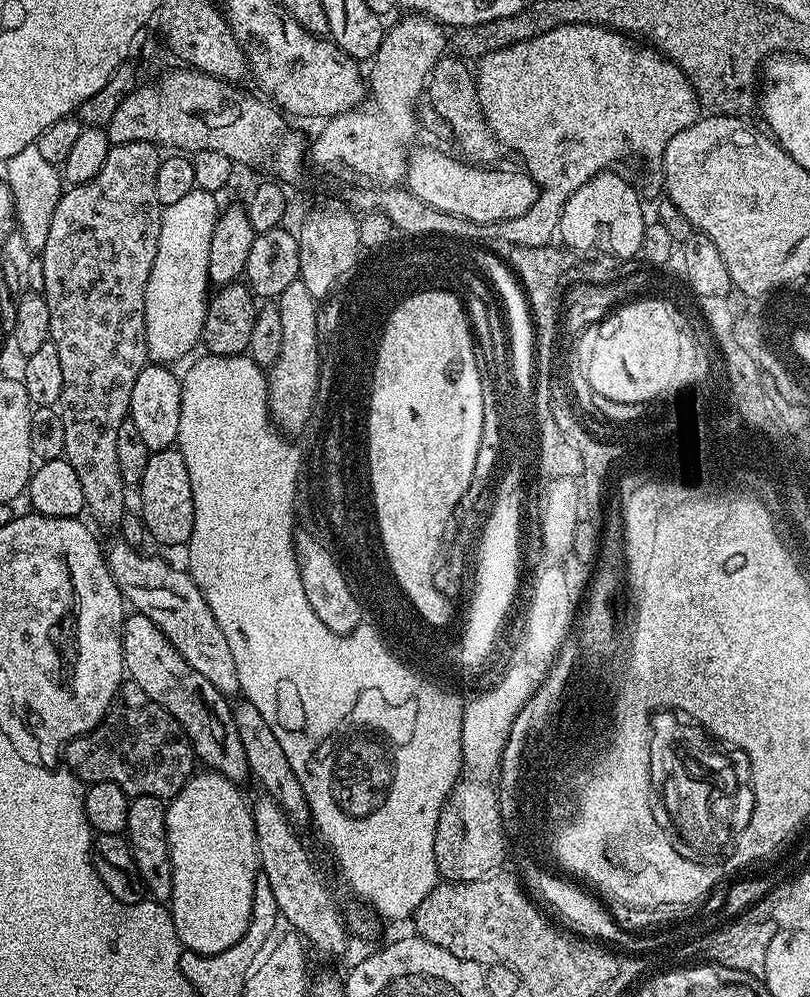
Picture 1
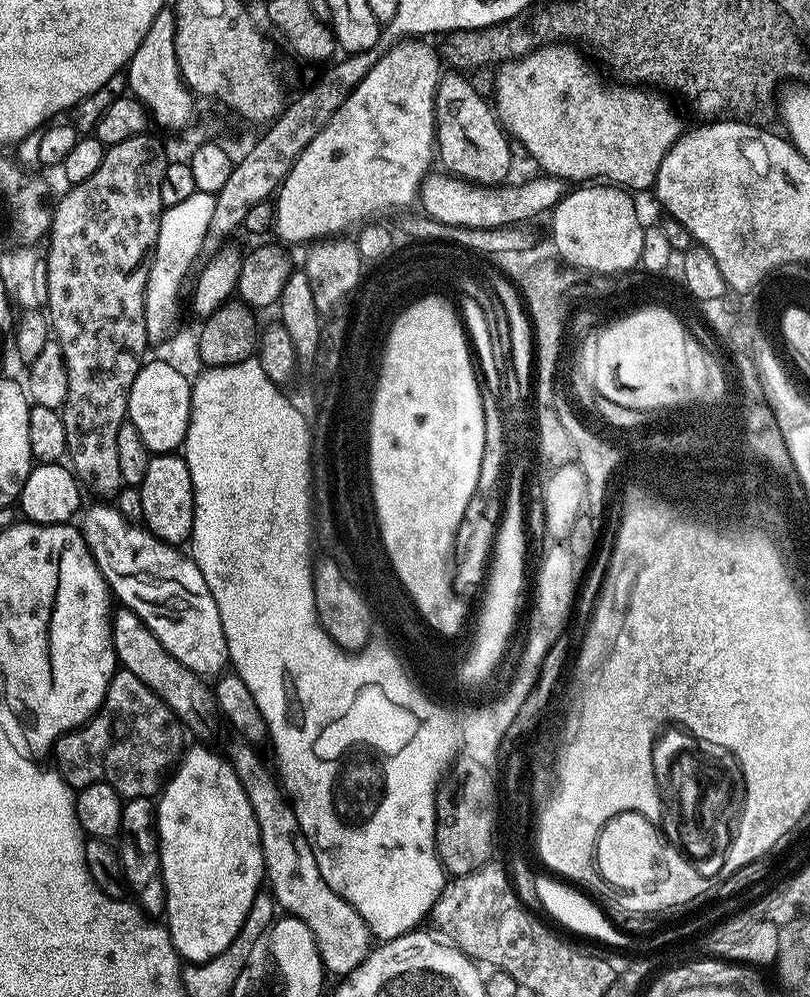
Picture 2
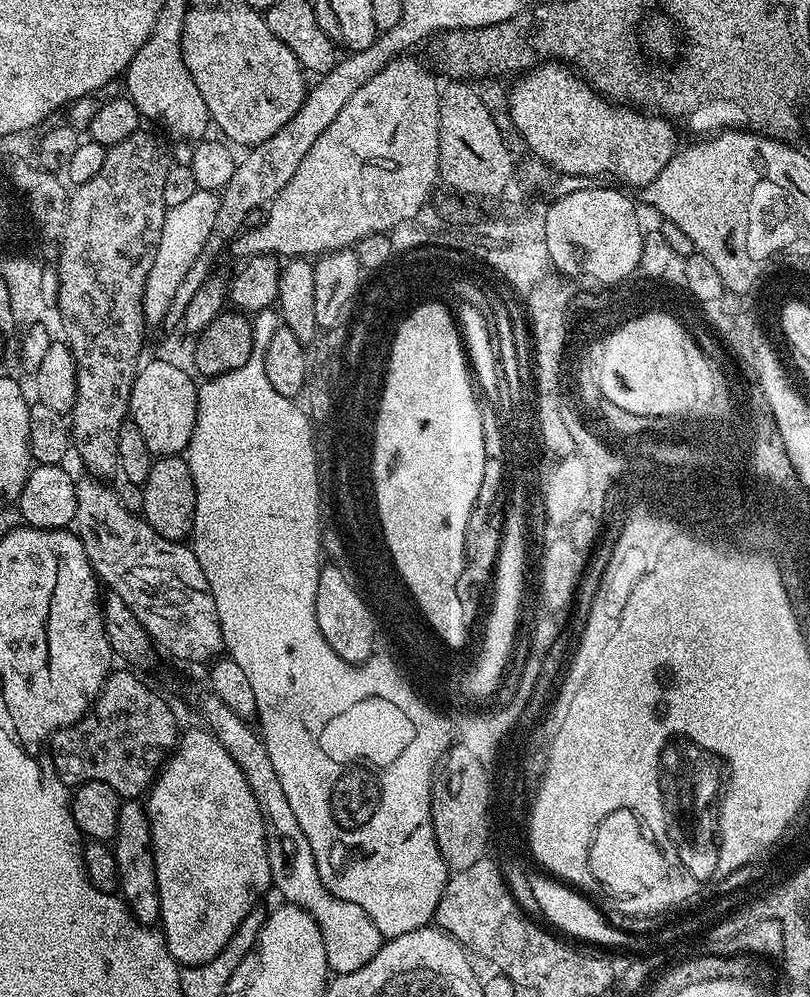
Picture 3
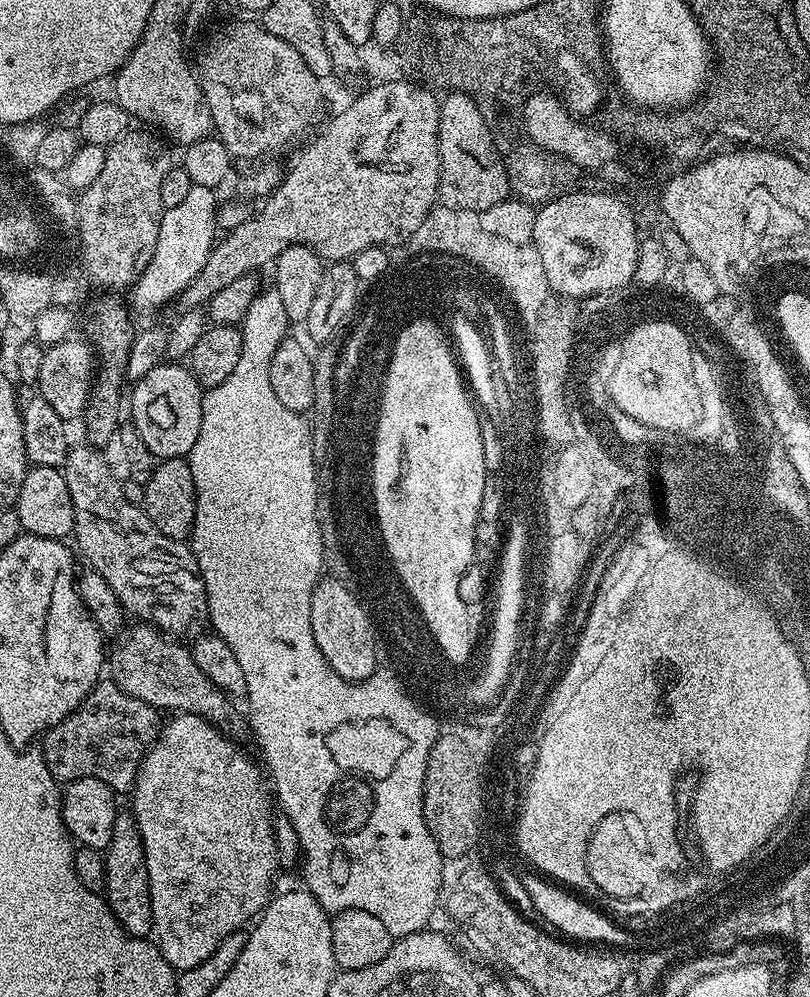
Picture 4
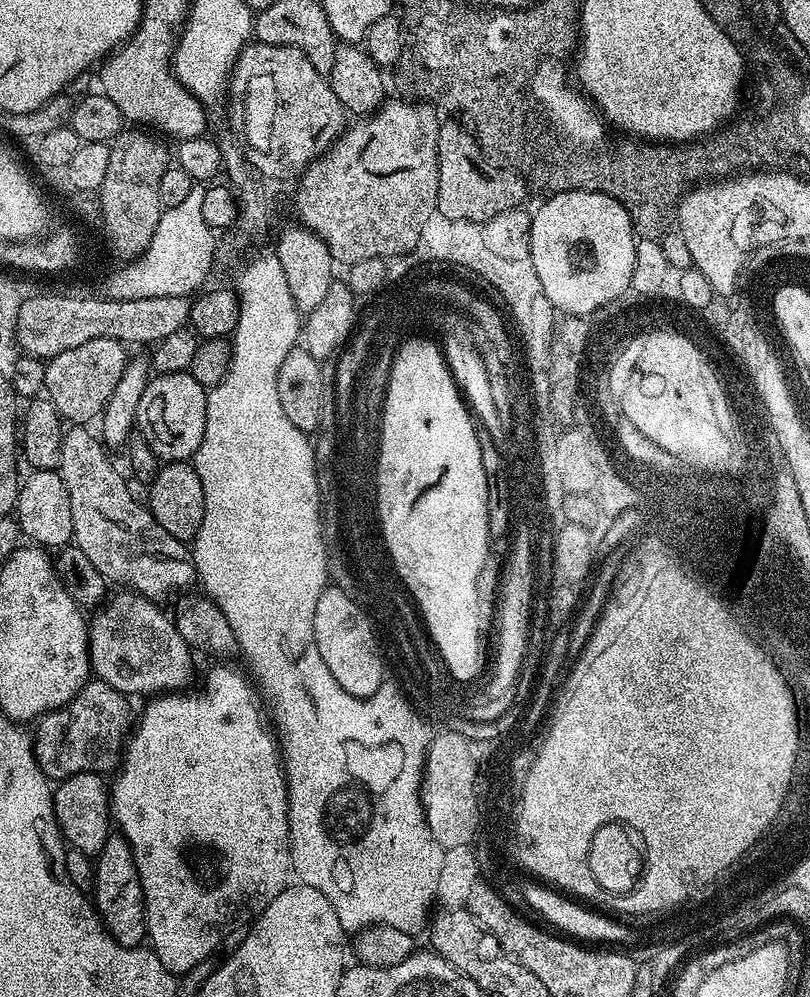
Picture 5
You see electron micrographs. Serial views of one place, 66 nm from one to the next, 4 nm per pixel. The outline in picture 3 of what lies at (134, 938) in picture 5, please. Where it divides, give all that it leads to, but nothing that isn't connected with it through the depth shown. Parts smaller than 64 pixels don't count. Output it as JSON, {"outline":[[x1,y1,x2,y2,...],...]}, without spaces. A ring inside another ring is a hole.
{"outline":[[128,798,120,805,120,809,118,810,118,826,116,827,116,834,114,837,114,851,116,853,116,865,118,866,118,878,120,879,120,886,118,889,119,895,122,897,124,903,128,905,128,911,131,912,132,917,136,919,138,923,145,926,155,925,160,918,160,899,158,898,156,867,154,866,154,854,152,853,152,831,150,830,150,822,148,821,148,809,139,799]]}

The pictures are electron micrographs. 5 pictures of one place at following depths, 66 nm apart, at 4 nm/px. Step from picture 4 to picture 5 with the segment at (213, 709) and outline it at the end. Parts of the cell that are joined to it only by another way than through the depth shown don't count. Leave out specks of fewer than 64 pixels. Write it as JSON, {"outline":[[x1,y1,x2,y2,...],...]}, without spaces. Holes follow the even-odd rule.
{"outline":[[116,590,109,595,99,608,91,613,88,625,88,660,92,664,95,679,114,686,125,697,144,696,155,698,161,694,176,694,192,680,193,649,178,634,175,619,163,612,159,603,148,600,139,593,129,590]]}

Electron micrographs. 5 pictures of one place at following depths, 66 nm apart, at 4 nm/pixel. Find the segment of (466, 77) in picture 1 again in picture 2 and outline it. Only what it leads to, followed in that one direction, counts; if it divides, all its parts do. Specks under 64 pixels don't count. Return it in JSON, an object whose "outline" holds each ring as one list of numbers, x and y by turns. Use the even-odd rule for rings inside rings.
{"outline":[[448,70,441,75,436,84,436,142,438,149,438,160,451,175,470,180,474,184,495,186,505,183,509,179,508,171,512,168,512,148,510,137,503,128,491,103,484,101,484,96,467,80,467,75,456,70]]}

